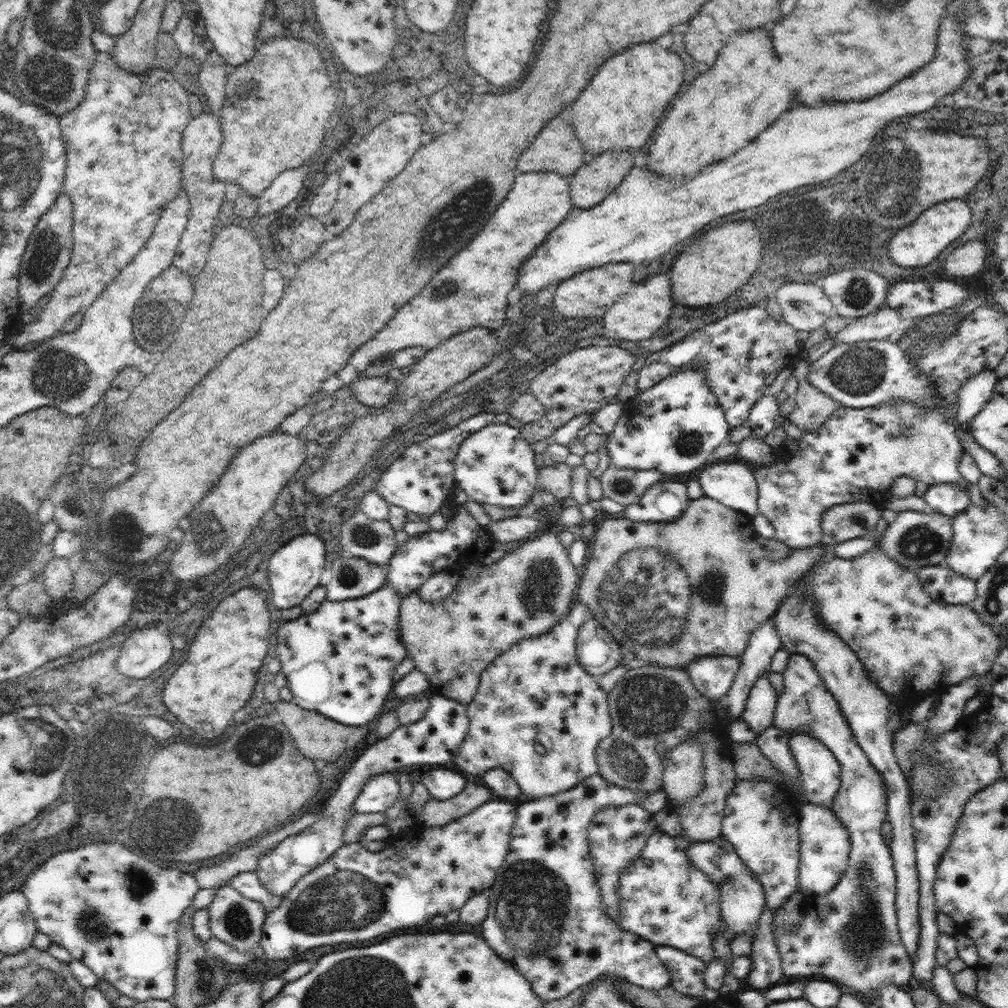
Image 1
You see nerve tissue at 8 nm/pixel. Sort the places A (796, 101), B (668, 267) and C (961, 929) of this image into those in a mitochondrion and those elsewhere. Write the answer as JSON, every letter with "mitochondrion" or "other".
{"A":"other","B":"other","C":"other"}

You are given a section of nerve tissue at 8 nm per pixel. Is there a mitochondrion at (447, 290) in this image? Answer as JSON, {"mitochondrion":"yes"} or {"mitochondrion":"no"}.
{"mitochondrion":"yes"}

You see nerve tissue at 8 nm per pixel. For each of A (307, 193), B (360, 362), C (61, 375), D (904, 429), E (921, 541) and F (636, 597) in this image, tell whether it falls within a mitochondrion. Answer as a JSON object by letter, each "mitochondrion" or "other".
{"A":"other","B":"other","C":"mitochondrion","D":"mitochondrion","E":"mitochondrion","F":"mitochondrion"}

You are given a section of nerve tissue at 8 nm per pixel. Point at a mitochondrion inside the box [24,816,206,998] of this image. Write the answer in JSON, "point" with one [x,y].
{"point":[91,919]}

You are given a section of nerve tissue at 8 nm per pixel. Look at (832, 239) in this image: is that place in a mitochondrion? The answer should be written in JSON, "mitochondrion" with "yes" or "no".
{"mitochondrion":"yes"}

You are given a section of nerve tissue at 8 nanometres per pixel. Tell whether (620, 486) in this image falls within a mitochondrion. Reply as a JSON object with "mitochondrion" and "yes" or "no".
{"mitochondrion":"yes"}

